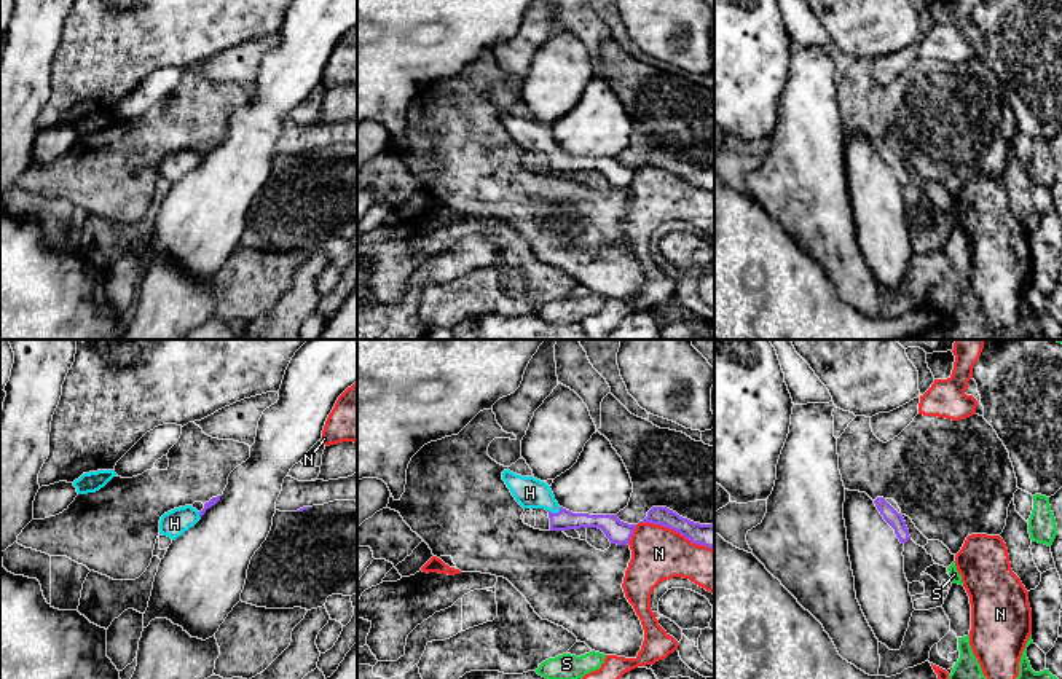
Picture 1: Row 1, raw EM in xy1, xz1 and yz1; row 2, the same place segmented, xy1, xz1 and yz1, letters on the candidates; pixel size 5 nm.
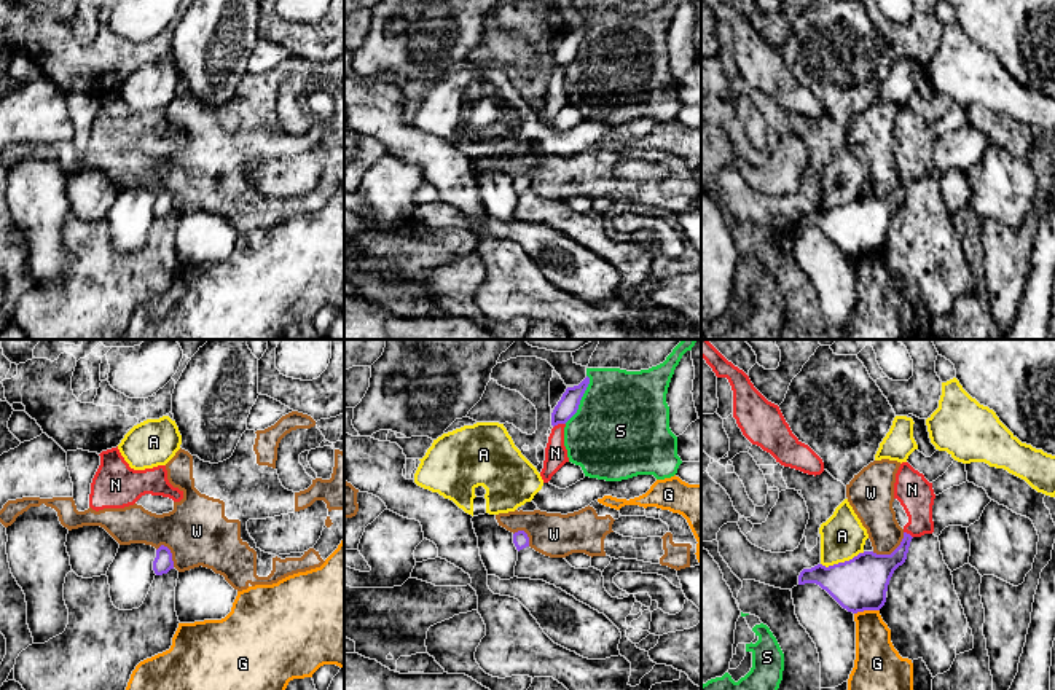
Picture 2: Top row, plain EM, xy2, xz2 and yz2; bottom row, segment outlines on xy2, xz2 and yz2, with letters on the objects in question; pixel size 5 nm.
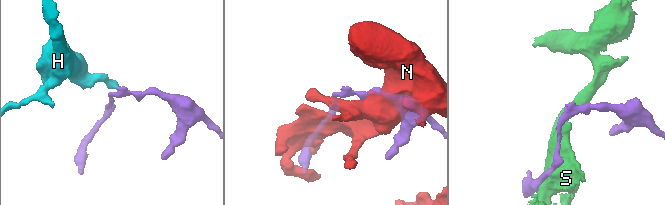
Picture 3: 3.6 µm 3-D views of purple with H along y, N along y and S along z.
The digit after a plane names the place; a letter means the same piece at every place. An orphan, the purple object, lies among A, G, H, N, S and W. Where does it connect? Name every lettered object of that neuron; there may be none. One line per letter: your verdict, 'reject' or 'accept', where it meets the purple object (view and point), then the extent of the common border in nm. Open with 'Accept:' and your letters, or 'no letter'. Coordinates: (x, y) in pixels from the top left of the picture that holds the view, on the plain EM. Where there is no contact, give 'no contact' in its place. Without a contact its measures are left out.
Accept: H
A: reject; meets purple in yz2 at (842, 206); contact 240 nm long
G: reject; meets purple in yz2 at (866, 252); contact 130 nm long
H: accept; meets purple in xz1 at (554, 156); contact 70 nm long
N: reject; meets purple in xz1 at (676, 174); contact 400 nm long
S: reject; meets purple in xz2 at (580, 42); contact 280 nm long
W: reject; meets purple in yz2 at (893, 195); contact 190 nm long

